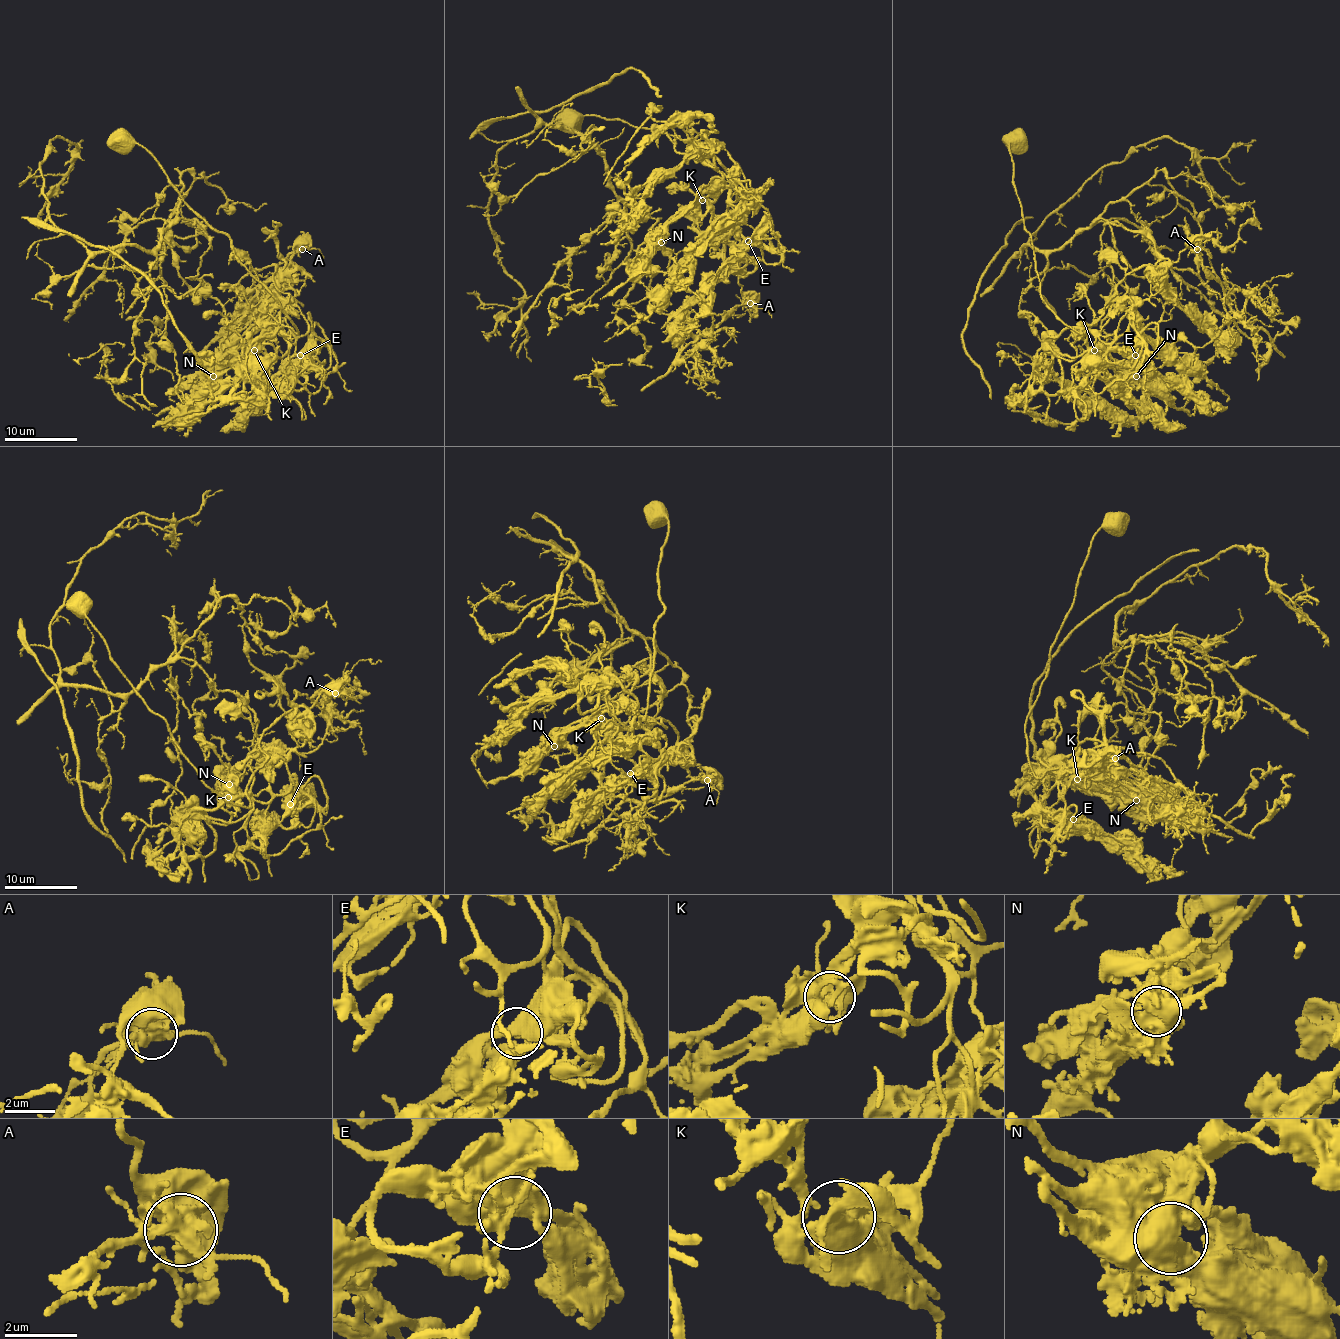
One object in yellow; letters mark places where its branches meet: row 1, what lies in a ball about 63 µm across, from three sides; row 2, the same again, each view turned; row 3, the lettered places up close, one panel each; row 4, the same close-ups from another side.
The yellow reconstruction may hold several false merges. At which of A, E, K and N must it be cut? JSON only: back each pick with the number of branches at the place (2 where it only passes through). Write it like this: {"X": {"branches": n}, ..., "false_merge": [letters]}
{"A": {"branches": 4}, "N": {"branches": 1}, "false_merge": ["A", "N"]}

